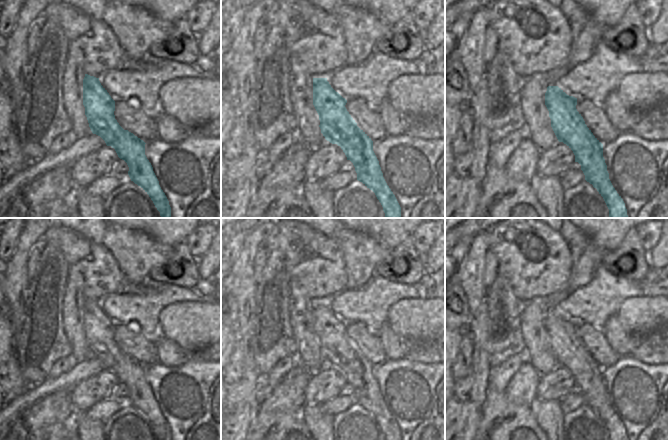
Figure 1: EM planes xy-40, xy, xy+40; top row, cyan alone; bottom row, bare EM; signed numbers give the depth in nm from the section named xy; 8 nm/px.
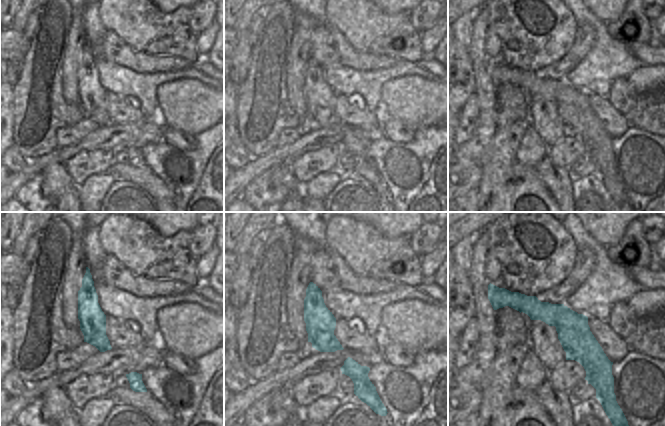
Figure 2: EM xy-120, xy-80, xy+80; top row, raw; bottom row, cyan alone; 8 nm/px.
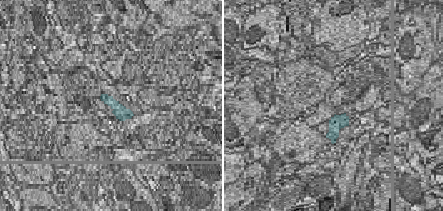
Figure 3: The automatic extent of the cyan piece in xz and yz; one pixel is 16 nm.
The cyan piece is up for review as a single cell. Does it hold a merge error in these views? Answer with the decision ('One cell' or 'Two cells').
Two cells

